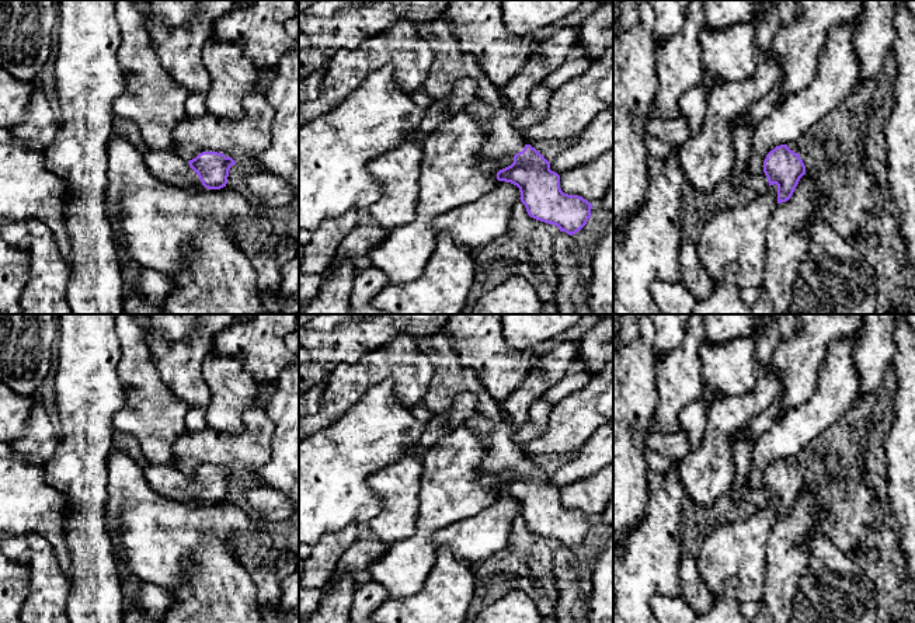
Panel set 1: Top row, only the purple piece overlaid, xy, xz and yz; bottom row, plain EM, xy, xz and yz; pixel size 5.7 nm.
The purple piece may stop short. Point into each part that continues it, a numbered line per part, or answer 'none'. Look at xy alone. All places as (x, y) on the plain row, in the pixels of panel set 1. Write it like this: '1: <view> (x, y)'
1: xy (169, 480)

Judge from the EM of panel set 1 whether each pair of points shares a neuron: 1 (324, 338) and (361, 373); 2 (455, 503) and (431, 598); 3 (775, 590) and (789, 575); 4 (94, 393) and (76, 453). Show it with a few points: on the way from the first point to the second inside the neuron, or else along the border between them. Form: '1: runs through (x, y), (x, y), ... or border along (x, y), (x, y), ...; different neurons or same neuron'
1: border along (379, 347), (354, 362), (340, 362), (323, 380); different neurons
2: border along (438, 547), (435, 563), (425, 578); different neurons
3: runs through (778, 587), (786, 578); same neuron
4: runs through (87, 409), (87, 438); same neuron

